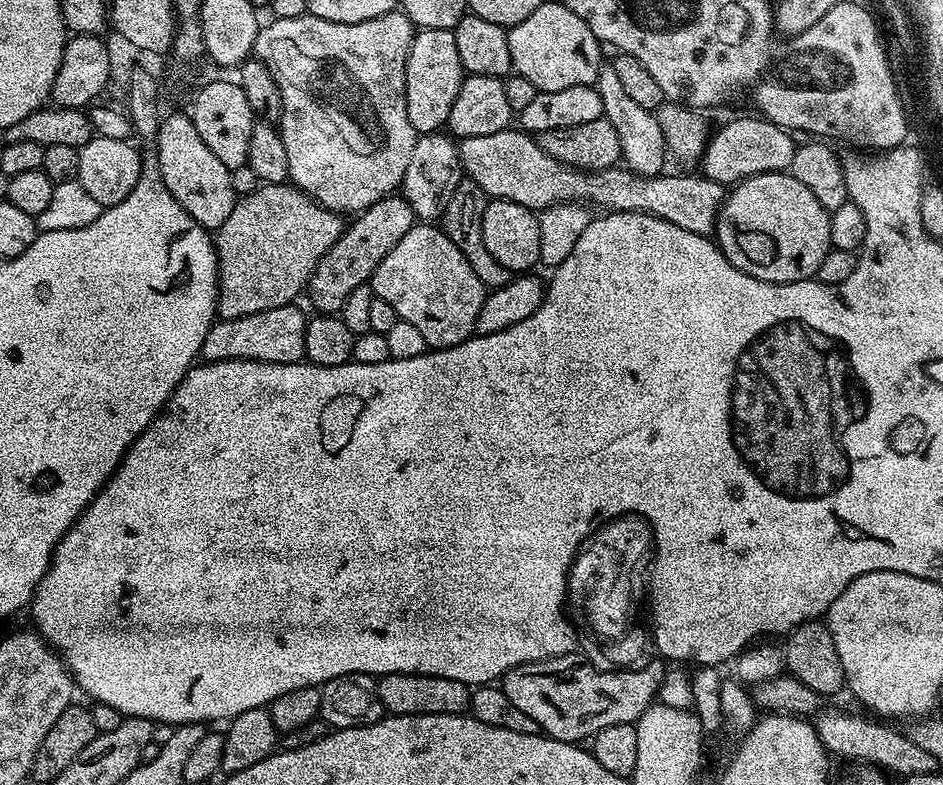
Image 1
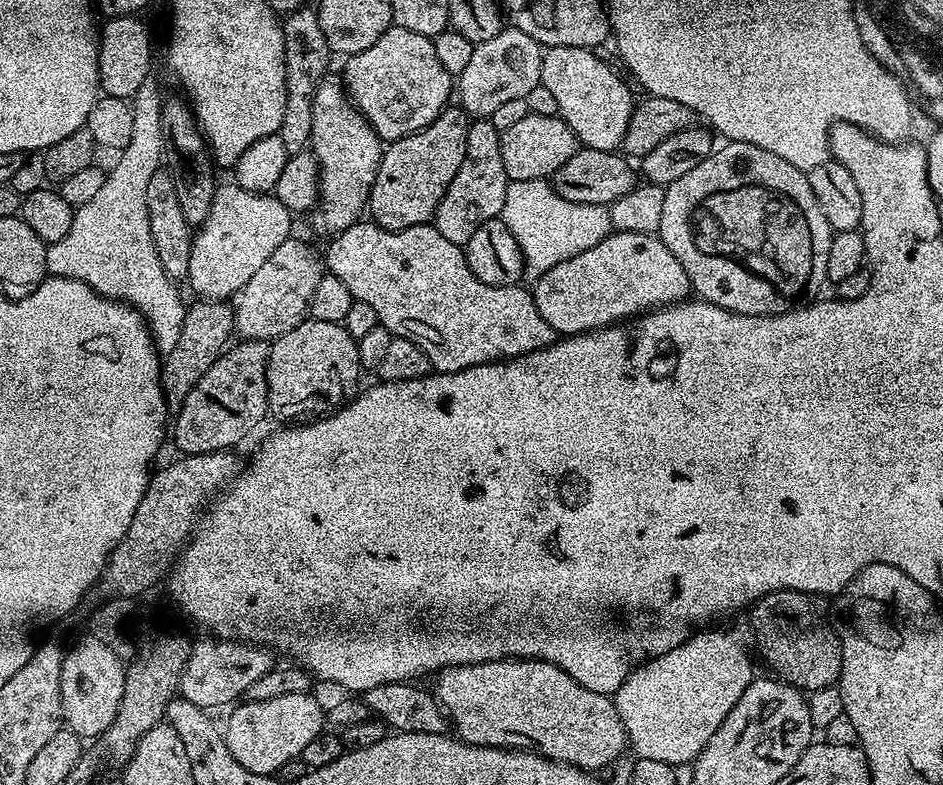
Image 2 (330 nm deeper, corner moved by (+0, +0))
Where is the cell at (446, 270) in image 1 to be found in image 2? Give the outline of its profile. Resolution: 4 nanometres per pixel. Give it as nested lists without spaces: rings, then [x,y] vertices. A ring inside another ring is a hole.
[[[357,222],[351,224],[346,230],[342,230],[337,236],[331,237],[327,241],[328,254],[326,252],[326,268],[331,275],[342,278],[342,283],[350,290],[353,300],[361,300],[369,304],[377,313],[380,319],[380,325],[383,328],[389,328],[393,336],[401,336],[410,342],[414,342],[426,354],[426,358],[438,372],[457,372],[458,370],[466,370],[470,366],[478,366],[479,364],[495,364],[497,360],[515,360],[518,356],[525,356],[534,350],[542,350],[549,348],[555,344],[558,339],[557,332],[552,329],[550,322],[546,322],[546,318],[542,318],[542,314],[538,314],[538,306],[534,302],[531,291],[520,284],[511,284],[510,286],[490,286],[486,282],[482,282],[474,274],[474,270],[470,270],[468,258],[465,249],[461,245],[450,242],[447,238],[442,238],[442,234],[438,234],[438,230],[432,224],[419,224],[413,228],[406,230],[398,230],[397,232],[388,232],[385,228],[380,228],[375,222]]]

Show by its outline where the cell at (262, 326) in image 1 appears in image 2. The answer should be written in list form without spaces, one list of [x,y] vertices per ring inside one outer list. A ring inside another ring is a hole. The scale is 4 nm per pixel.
[[[241,339],[236,343],[220,355],[218,362],[214,362],[202,378],[198,378],[198,386],[186,394],[182,410],[175,413],[170,436],[176,439],[183,455],[235,449],[235,444],[242,443],[263,422],[264,416],[269,415],[266,382],[269,341]]]

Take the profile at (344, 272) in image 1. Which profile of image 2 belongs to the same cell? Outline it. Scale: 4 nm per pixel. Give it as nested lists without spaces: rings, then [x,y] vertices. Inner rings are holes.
[[[445,106],[430,122],[428,128],[421,132],[411,132],[408,136],[403,136],[391,141],[384,149],[384,156],[378,166],[378,174],[374,178],[374,186],[368,194],[368,208],[371,219],[380,228],[385,228],[388,232],[397,232],[413,228],[419,224],[432,224],[438,206],[450,186],[454,182],[454,174],[458,174],[458,166],[462,166],[462,158],[466,154],[466,138],[468,137],[468,125],[470,117],[463,108],[459,106]]]

